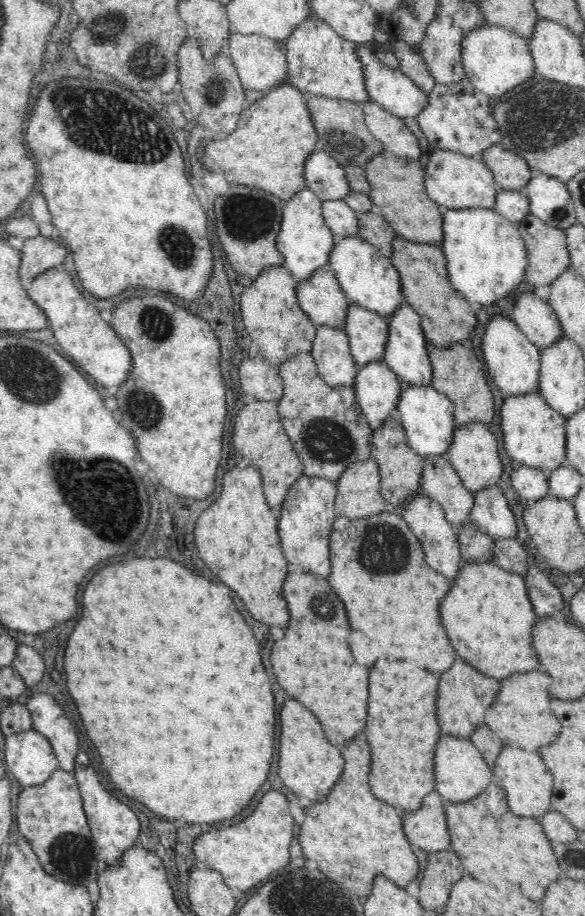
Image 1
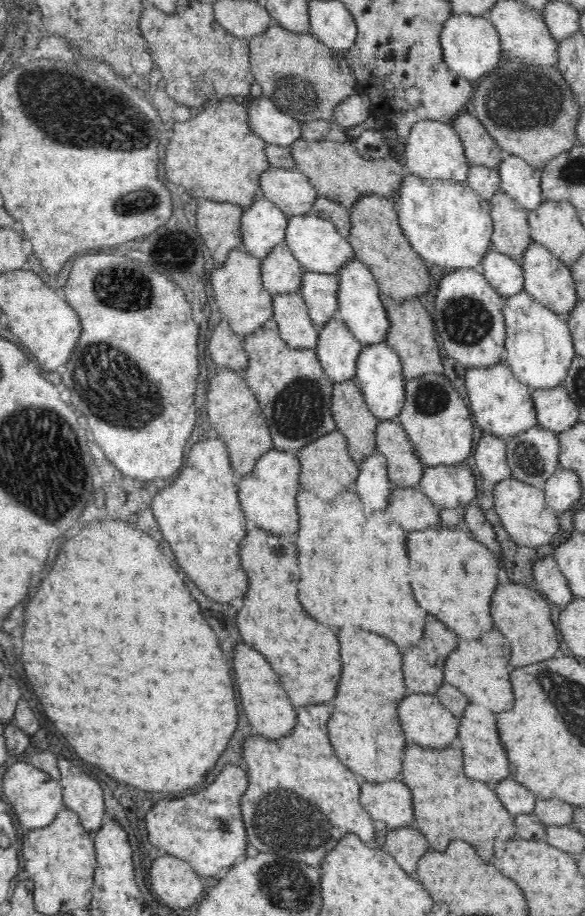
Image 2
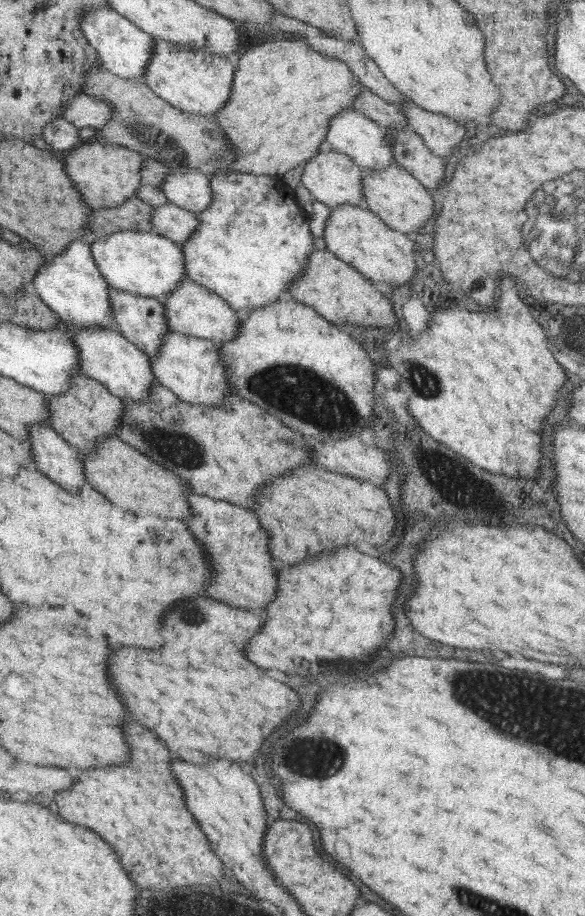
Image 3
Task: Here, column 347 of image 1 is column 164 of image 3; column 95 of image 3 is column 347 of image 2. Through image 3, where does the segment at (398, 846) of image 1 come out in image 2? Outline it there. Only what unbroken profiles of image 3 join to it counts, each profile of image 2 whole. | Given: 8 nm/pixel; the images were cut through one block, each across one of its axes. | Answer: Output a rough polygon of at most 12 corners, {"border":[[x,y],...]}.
{"border":[[295,708],[246,742],[252,848],[320,867],[348,832],[375,847],[359,776]]}

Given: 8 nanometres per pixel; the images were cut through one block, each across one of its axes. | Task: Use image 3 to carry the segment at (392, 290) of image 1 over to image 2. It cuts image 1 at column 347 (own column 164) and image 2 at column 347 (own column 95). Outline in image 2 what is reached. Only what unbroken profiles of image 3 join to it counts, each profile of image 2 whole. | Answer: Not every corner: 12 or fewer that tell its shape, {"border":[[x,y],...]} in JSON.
{"border":[[288,216],[286,246],[308,272],[339,270],[354,247],[332,221]]}

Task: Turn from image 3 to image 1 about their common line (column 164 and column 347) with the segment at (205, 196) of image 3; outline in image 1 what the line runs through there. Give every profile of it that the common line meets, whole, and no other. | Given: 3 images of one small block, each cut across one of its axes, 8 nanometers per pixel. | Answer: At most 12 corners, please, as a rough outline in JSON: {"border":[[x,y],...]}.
{"border":[[318,148],[303,176],[322,201],[344,200],[351,192],[346,171]]}

